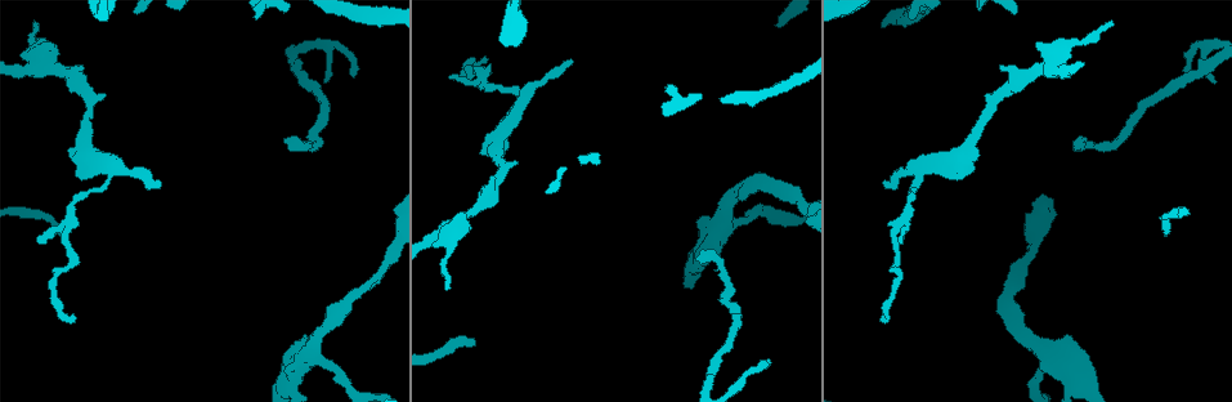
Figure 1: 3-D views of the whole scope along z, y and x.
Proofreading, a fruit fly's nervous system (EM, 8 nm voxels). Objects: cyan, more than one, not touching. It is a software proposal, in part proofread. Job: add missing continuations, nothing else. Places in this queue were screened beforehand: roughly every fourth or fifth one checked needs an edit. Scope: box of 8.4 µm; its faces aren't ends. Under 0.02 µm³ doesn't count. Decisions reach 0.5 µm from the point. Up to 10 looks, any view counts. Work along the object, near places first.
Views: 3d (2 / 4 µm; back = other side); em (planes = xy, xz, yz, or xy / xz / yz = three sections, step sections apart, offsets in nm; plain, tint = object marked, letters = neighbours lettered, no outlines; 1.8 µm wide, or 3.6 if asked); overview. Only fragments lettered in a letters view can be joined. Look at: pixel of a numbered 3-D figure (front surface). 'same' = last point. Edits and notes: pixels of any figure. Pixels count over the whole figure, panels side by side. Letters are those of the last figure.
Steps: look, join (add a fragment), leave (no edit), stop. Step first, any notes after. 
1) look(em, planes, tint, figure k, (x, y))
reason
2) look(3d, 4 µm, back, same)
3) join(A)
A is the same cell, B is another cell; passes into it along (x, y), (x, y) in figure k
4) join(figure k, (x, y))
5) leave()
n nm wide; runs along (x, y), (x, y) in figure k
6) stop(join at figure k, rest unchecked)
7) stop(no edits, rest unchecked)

look(3d, 2 µm, figure 1, (723, 221))
small branch off a trunk

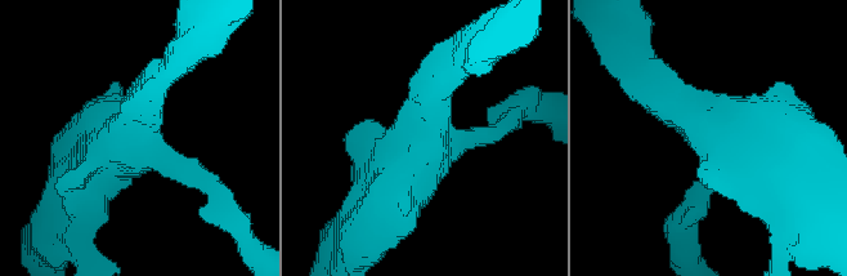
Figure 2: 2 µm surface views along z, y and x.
look(em, planes, tint, figure 2, (719, 141))
3 arms

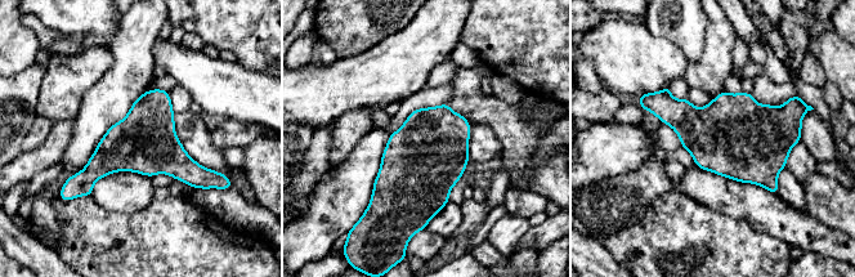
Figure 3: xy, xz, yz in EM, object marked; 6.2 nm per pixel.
look(em, planes, letters, same)

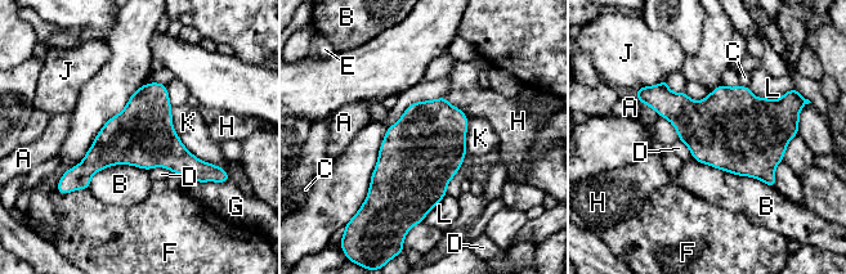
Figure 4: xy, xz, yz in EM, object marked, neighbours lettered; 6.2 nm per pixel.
leave()
B touches over 550 nm; A, B, C, D, E, F, G, H, J, K and L are other cells; border along (148, 170), (166, 167), (171, 173) in figure 4; none of them fits

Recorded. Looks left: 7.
look(3d, 4 µm, figure 1, (160, 183))
tapers out

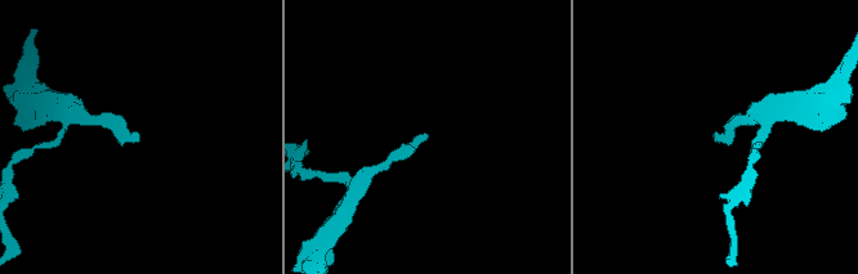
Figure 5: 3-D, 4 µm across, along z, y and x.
look(em, planes, plain, figure 5, (715, 132))

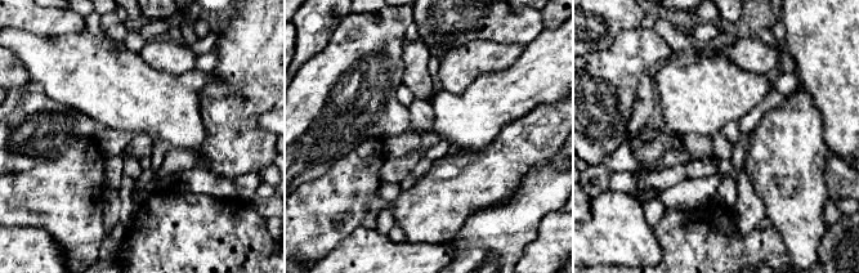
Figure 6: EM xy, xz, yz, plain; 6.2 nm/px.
look(em, planes, letters, same)
what lies round it

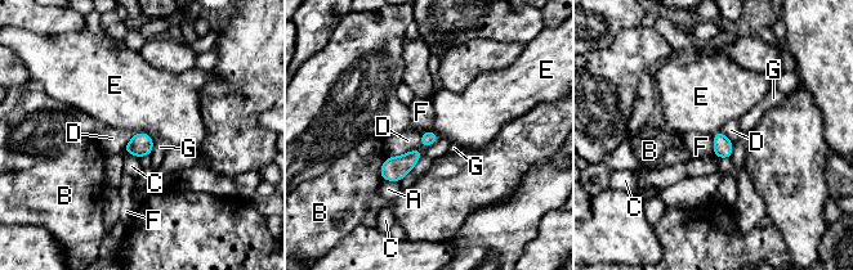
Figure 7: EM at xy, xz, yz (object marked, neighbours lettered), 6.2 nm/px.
leave()
A, B, C, D, E, F and G are other cells; border along (134, 133), (146, 133), (152, 139) in figure 7; none of them fits

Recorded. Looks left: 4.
look(em, planes, letters, figure 1, (486, 57))
tapers out

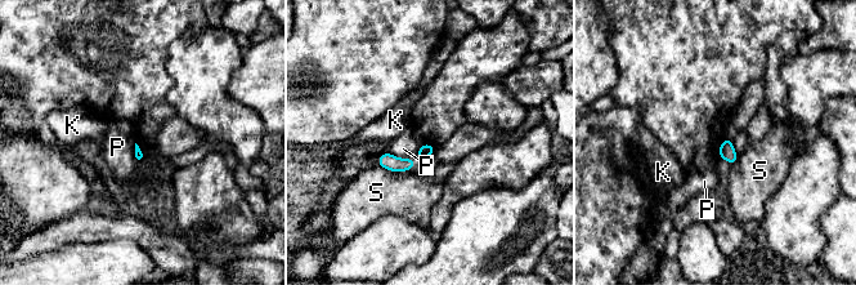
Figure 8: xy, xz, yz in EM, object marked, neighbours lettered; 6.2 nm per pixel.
leave()
K, P and S are other cells; runs along (430, 148), (413, 163), (381, 163) in figure 8; none of them fits

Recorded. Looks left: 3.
look(3d, 2 µm, figure 1, (50, 41))
an open end

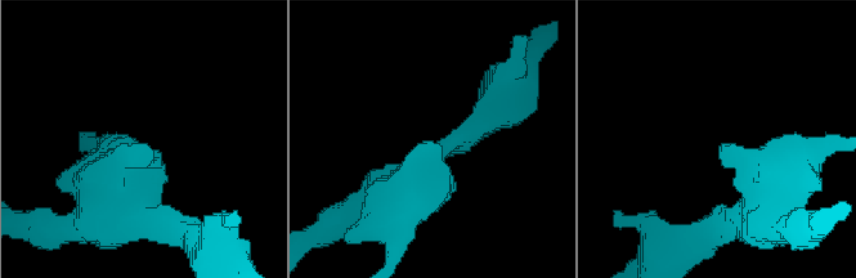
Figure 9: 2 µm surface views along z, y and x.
look(em, planes, letters, figure 9, (432, 143))

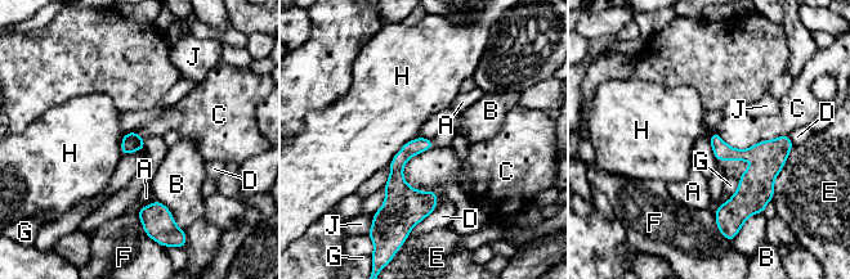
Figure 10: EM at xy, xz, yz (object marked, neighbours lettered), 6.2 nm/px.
leave()
A, B, C, D, E, F, G, H and J are other cells; border along (420, 135), (408, 140), (388, 163) in figure 10; none of them fits

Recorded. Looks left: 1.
stop(no edits, rest unchecked)

